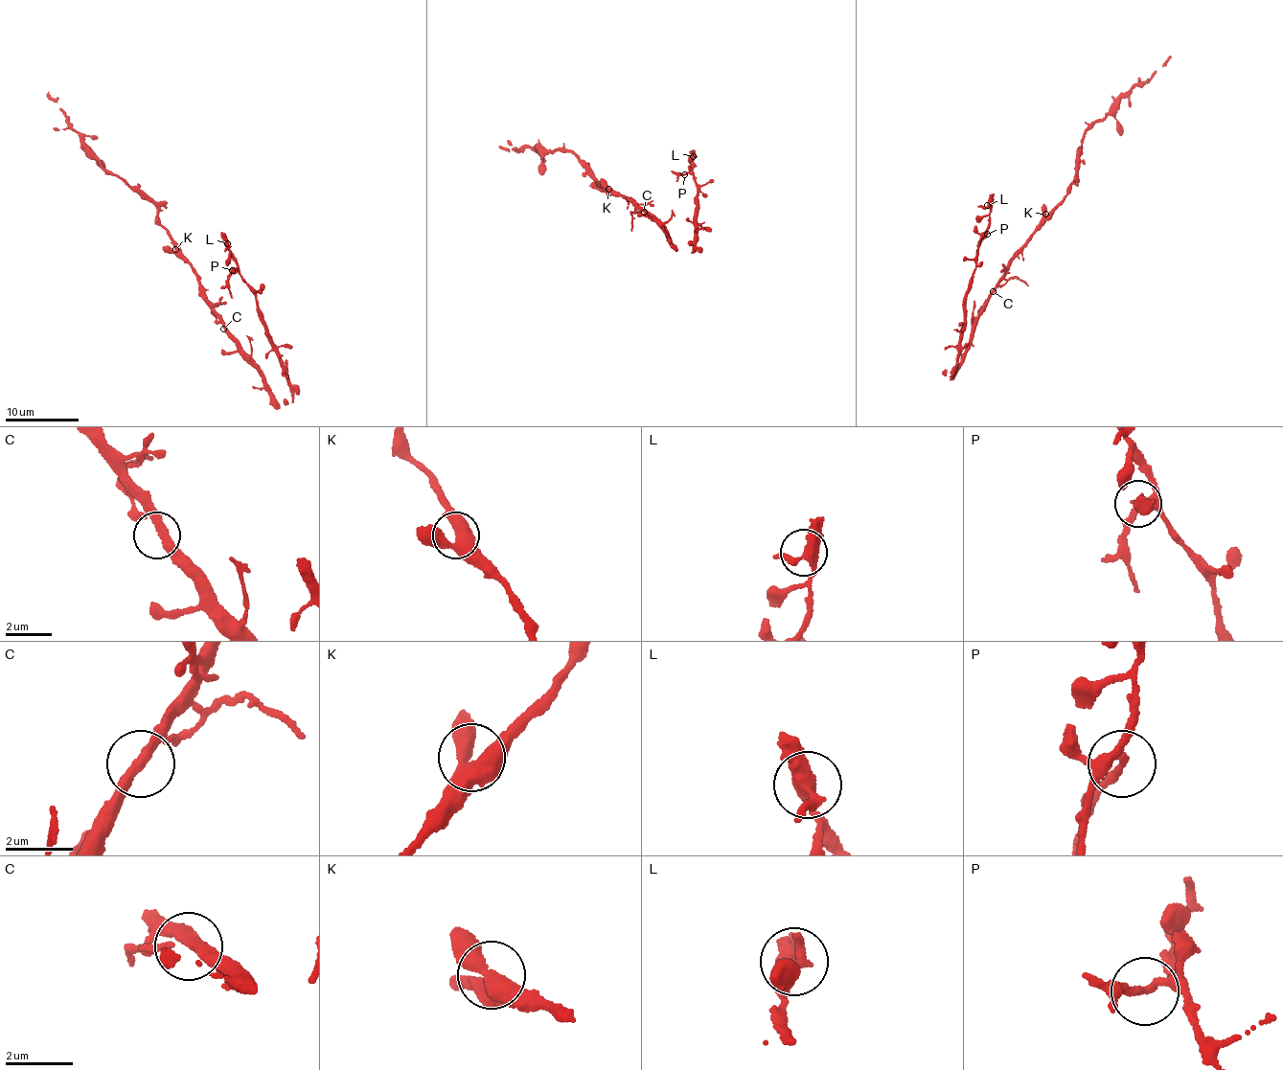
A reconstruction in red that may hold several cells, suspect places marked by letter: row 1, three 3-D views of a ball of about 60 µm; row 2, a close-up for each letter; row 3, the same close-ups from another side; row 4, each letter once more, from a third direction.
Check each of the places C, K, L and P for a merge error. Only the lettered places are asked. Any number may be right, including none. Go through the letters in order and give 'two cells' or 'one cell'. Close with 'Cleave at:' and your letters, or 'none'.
C: one cell
K: one cell
L: one cell
P: two cells
Cleave at: P

